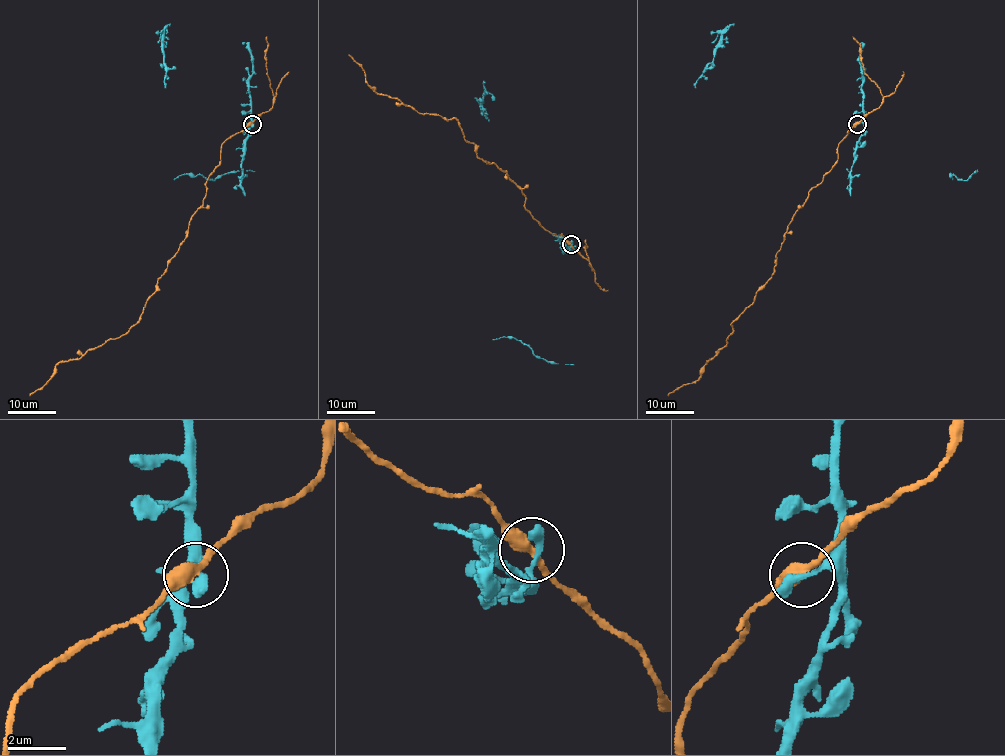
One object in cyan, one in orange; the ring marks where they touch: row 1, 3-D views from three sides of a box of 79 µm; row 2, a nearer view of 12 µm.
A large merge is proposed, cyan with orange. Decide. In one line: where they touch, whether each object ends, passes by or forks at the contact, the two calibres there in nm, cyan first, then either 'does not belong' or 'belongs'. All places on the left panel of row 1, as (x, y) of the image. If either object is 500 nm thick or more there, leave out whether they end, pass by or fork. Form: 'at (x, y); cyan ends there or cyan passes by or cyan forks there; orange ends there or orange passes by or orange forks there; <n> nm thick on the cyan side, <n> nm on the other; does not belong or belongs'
at (252, 124); cyan ends there; orange passes by; 380 nm thick on the cyan side, 380 nm on the other; belongs

